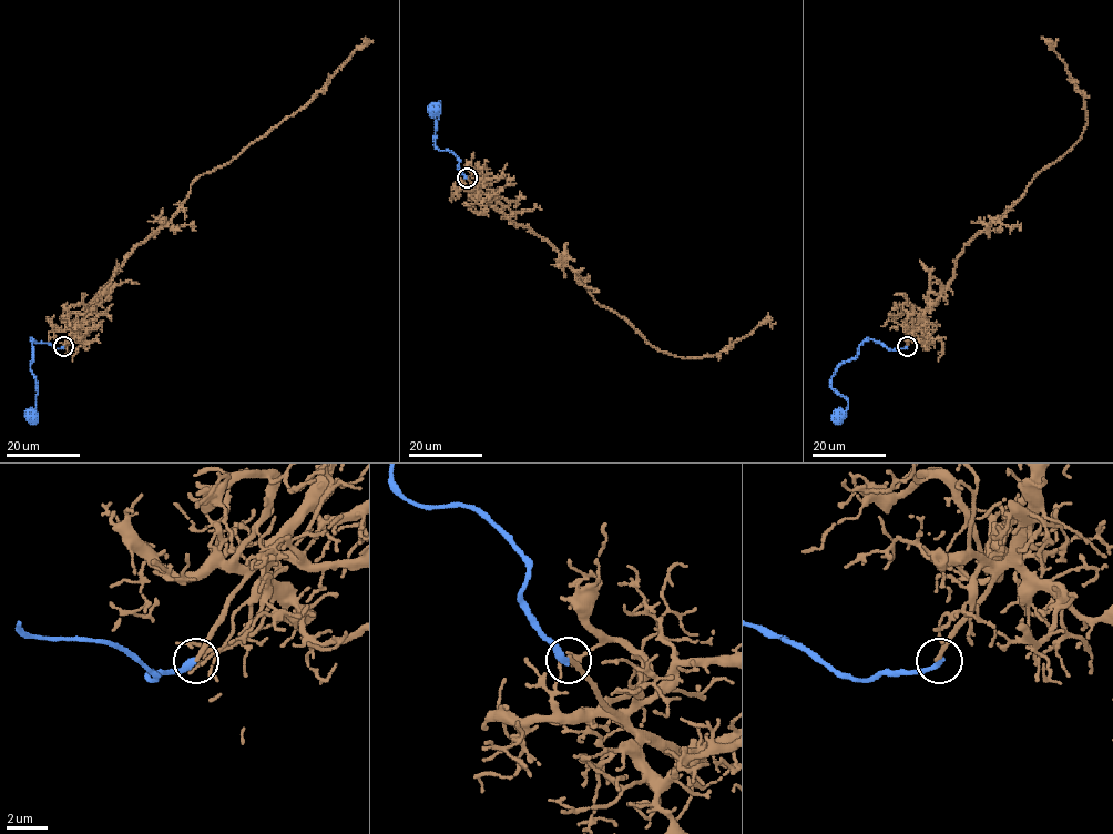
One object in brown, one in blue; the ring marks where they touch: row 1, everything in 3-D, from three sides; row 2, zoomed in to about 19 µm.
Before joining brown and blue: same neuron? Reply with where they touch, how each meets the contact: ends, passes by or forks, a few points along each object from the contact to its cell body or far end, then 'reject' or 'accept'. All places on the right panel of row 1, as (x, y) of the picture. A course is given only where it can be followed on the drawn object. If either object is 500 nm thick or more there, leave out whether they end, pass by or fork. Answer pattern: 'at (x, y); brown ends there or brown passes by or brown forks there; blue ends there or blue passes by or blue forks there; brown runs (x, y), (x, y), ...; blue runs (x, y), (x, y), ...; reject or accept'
at (907, 346); brown ends there; blue ends there; brown runs (906, 346), (952, 278), (963, 247), (1000, 217), (1040, 171), (1059, 160), (1085, 126), (1083, 94), (1041, 37); blue runs (906, 346), (894, 349), (866, 339), (855, 357), (843, 362), (830, 386), (848, 404), (836, 415); accept

